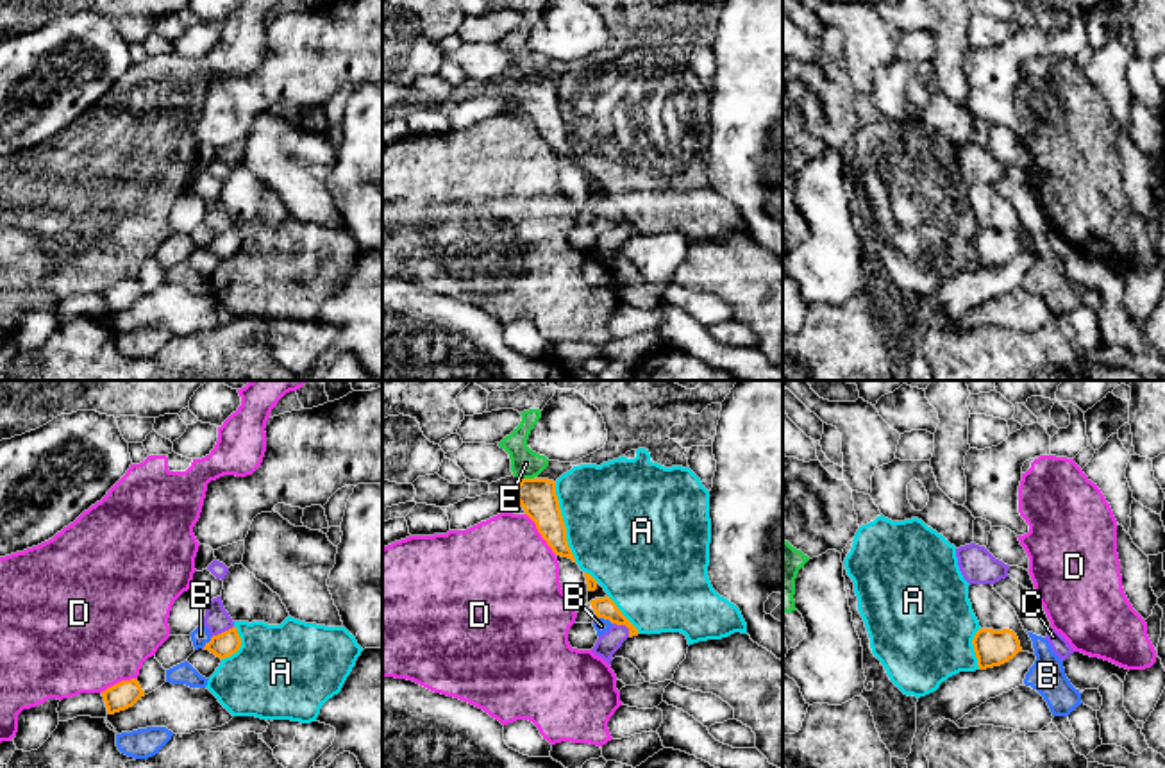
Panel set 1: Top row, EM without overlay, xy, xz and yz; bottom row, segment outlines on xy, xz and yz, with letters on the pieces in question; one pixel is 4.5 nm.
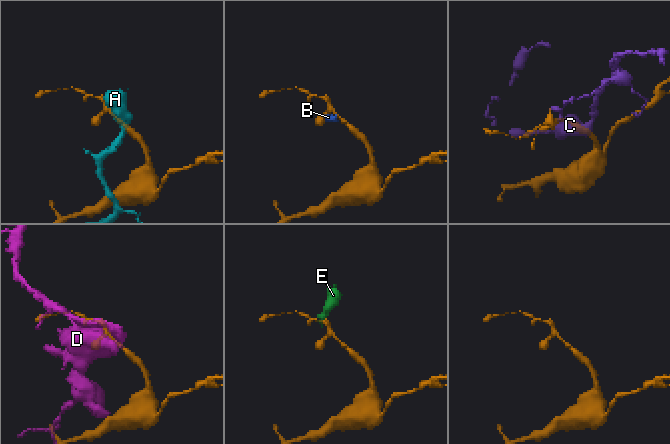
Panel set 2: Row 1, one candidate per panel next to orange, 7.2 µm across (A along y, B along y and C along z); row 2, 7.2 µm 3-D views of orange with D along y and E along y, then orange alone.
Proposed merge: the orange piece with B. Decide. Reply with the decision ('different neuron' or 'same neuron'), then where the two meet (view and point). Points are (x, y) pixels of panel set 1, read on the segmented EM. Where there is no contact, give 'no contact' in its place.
different neuron | xz (604, 618)

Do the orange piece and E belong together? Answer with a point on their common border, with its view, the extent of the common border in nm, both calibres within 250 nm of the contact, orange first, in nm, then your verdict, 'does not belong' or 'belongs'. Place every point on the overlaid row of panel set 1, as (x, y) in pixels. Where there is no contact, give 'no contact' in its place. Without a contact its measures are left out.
meets orange in xz at (528, 479); contact 60 nm long; 160 nm thick on the orange side, 130 nm on the other; does not belong

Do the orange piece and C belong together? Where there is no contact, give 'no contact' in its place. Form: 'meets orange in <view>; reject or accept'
meets orange in xz; reject

